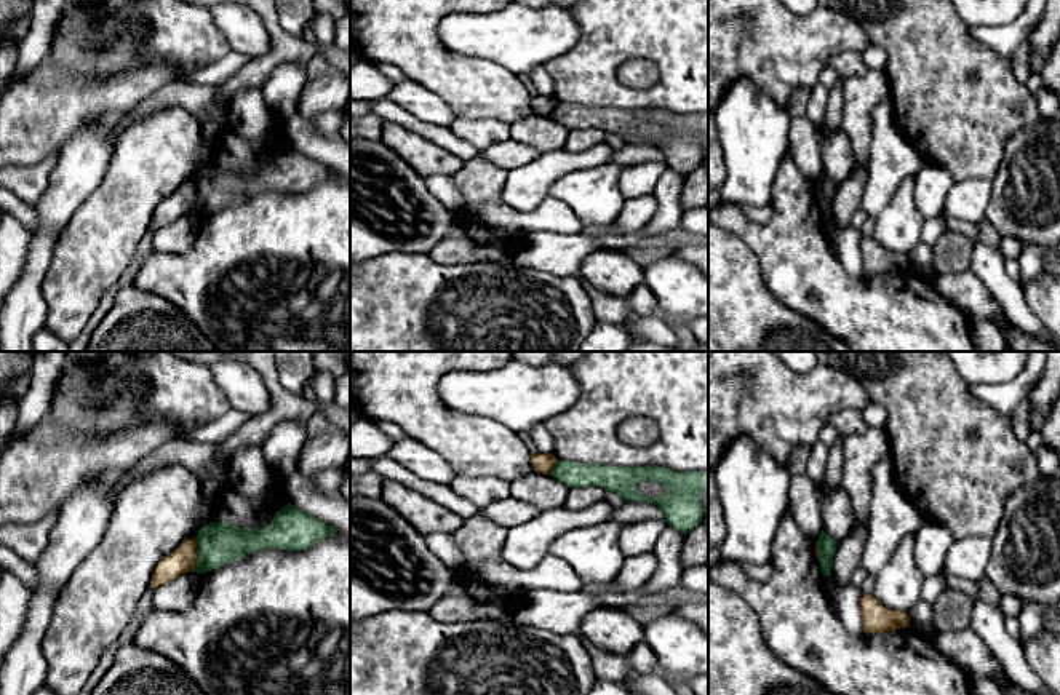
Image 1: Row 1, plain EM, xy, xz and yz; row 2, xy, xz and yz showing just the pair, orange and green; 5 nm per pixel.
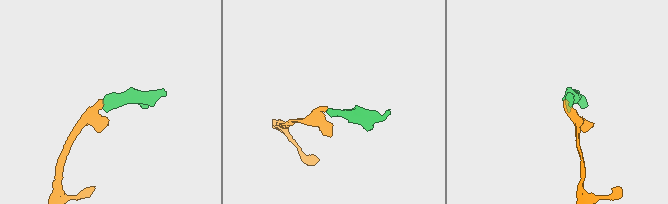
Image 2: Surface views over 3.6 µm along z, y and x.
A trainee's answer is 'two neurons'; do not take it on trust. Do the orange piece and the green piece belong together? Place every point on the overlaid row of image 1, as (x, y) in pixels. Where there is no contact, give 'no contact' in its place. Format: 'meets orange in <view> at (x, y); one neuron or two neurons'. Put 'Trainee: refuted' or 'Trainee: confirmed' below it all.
meets orange in xy at (197, 555); two neurons
Trainee: confirmed

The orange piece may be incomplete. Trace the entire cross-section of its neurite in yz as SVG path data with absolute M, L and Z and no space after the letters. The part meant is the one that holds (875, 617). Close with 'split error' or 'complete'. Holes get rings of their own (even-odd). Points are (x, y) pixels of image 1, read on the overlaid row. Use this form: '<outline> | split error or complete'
M873 594L862 596L860 614L865 633L886 633L910 626L907 612L887 610Z | complete

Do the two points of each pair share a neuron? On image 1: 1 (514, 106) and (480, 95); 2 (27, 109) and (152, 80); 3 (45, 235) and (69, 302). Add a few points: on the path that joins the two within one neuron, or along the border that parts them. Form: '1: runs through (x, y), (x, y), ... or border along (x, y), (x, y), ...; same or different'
1: runs through (506, 99), (501, 95), (488, 95); same
2: runs through (58, 101), (122, 93); same
3: border along (56, 240), (42, 291); different

